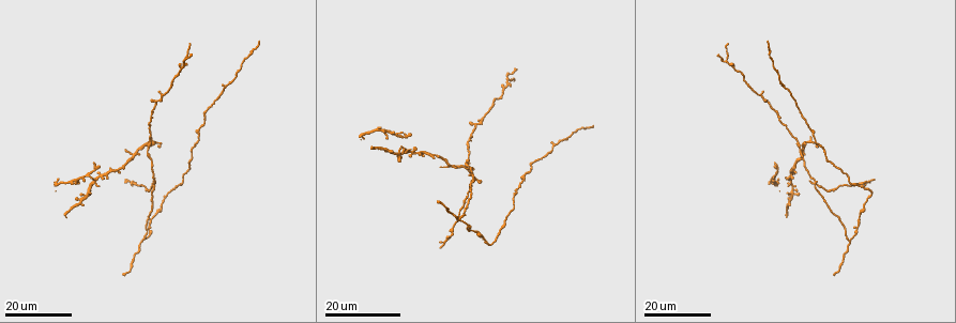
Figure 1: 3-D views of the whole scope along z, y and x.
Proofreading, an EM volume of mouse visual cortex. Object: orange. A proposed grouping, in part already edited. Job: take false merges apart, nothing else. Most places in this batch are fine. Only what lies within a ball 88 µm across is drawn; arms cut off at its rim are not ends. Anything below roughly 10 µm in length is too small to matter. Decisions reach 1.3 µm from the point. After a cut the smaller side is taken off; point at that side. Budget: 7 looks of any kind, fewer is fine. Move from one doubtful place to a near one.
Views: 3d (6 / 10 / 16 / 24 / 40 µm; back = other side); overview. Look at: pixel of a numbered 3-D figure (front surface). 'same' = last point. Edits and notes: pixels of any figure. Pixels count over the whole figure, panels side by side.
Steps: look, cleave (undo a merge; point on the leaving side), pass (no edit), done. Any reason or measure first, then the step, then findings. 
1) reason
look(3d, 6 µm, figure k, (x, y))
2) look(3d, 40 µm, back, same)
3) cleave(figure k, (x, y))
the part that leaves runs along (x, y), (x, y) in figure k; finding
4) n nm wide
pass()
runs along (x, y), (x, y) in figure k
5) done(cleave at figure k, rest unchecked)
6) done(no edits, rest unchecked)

four arms meet
look(3d, 24 µm, figure 1, (817, 181))

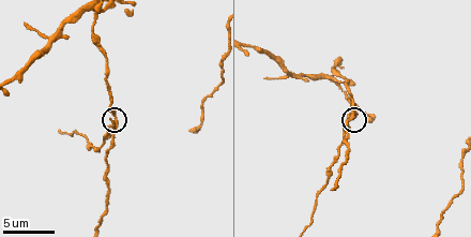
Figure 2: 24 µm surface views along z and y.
look(3d, 6 µm, figure 2, (110, 127))

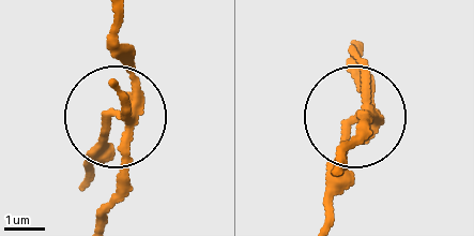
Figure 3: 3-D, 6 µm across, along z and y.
side arm 24 µm
cleave(figure 3, (96, 144))
a second neuron is stuck on

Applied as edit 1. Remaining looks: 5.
look(overview)

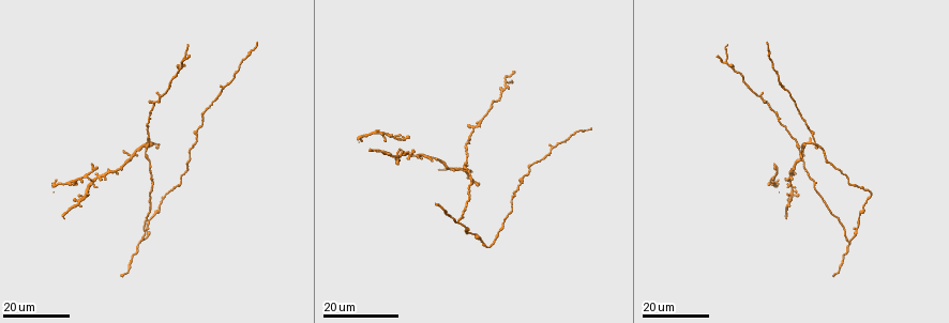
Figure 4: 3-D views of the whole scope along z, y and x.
thick turns thin
look(3d, 24 µm, figure 4, (802, 161))

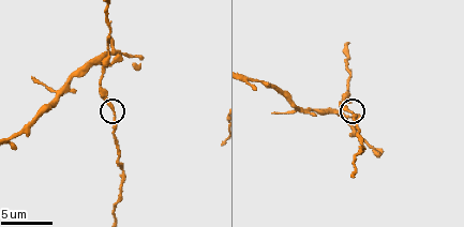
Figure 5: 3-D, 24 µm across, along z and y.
zoom in
look(3d, 10 µm, figure 5, (109, 103))

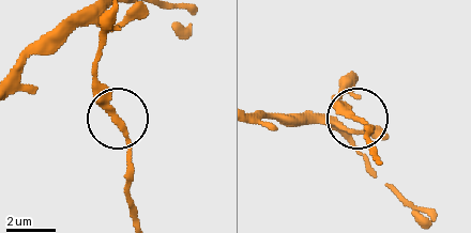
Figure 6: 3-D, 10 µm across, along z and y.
190 nm wide
pass()
one neuron here

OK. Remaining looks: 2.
looks like a crossing
look(3d, 6 µm, figure 5, (339, 113))

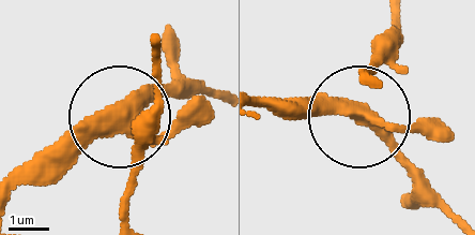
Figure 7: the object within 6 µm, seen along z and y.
4 arms
pass()
runs along (129, 217), (129, 111), (170, 93), (218, 93) in figure 7; one neuron here

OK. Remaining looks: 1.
done(cleave at figure 3, rest unchecked)

